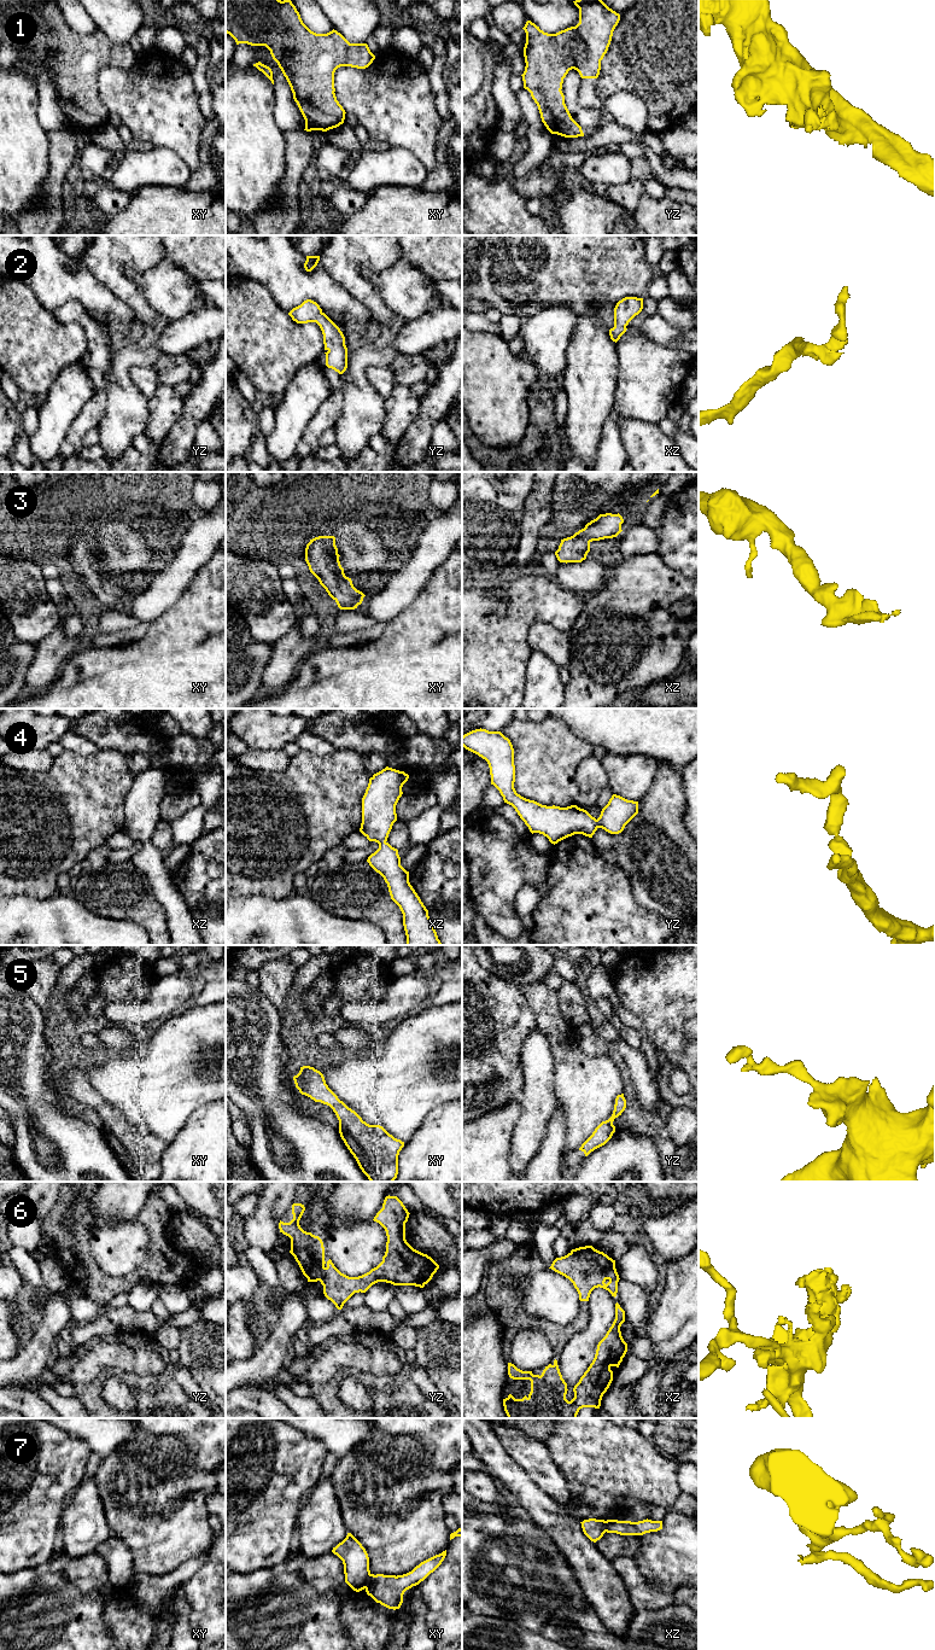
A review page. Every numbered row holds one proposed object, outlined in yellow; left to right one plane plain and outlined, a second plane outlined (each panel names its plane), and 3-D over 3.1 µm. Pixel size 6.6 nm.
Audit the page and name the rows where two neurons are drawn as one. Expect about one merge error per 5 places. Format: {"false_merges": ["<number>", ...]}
{"false_merges": ["7"]}

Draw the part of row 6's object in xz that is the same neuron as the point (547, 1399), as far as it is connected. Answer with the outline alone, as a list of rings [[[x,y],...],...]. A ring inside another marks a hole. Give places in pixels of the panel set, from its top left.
[[[616,1302],[615,1319],[606,1336],[598,1342],[592,1363],[574,1386],[574,1398],[571,1401],[566,1399],[568,1390],[567,1383],[562,1378],[556,1359],[553,1365],[549,1364],[545,1366],[540,1376],[533,1375],[532,1371],[522,1371],[514,1364],[508,1363],[508,1375],[510,1378],[531,1381],[531,1392],[527,1397],[525,1395],[522,1399],[515,1399],[509,1394],[503,1399],[503,1406],[508,1418],[577,1418],[579,1410],[583,1407],[600,1409],[602,1397],[613,1381],[613,1371],[610,1368],[619,1368],[627,1352],[627,1343],[624,1341],[620,1331],[620,1327],[624,1322],[625,1311]]]

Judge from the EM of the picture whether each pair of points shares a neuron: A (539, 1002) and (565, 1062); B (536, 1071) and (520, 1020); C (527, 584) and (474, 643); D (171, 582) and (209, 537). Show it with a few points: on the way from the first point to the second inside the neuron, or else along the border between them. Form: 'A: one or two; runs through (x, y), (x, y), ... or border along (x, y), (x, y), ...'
A: one; runs through (549, 1016), (556, 1030), (556, 1043), (561, 1048)
B: two; border along (536, 1026), (522, 1044), (520, 1066)
C: one; runs through (526, 602), (492, 637)
D: one; runs through (180, 571), (198, 548)

